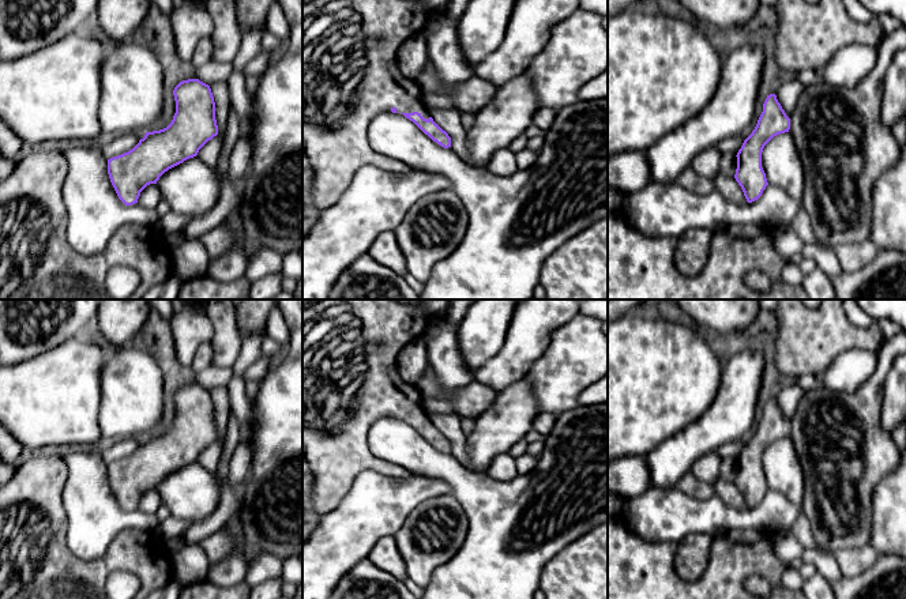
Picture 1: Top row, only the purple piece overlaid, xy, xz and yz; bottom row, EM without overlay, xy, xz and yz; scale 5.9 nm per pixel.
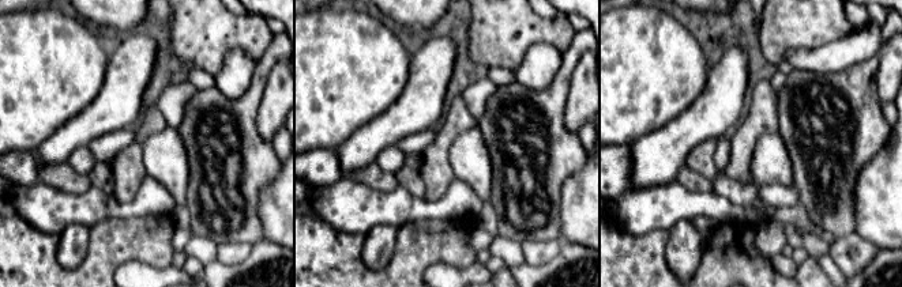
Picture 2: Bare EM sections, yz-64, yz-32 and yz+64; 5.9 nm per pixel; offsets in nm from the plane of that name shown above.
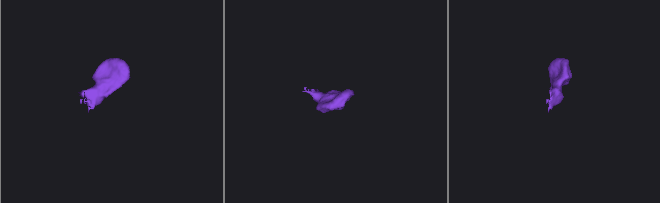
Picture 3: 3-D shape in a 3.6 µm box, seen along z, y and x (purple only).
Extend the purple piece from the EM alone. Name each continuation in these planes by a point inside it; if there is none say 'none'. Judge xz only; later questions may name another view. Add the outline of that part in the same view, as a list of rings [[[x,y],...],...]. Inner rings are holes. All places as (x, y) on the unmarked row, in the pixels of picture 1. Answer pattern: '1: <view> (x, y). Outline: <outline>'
1: xz (335, 459). Outline: [[[343,300],[343,302],[350,306],[356,328],[361,331],[365,340],[361,349],[362,368],[360,369],[364,381],[354,396],[352,415],[339,423],[337,433],[308,427],[308,418],[302,418],[304,459],[313,474],[313,485],[305,498],[308,508],[319,515],[335,509],[352,489],[354,479],[364,471],[394,478],[409,478],[411,475],[405,468],[379,459],[371,452],[368,432],[377,419],[391,417],[395,412],[398,418],[418,417],[426,425],[431,422],[418,385],[406,383],[398,373],[401,350],[413,340],[422,338],[431,324],[424,312],[422,300],[417,304],[399,304],[394,300]]]

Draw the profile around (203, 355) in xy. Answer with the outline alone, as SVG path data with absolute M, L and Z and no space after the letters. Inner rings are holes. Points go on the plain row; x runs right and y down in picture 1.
M211 340L202 342L193 355L191 368L195 372L202 372L206 368L211 366L214 357L214 346Z

